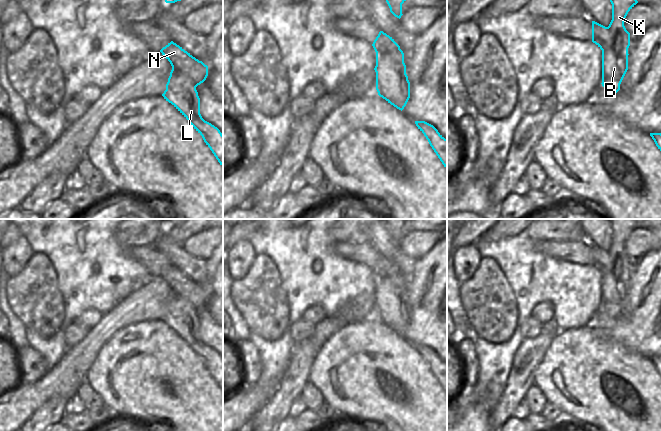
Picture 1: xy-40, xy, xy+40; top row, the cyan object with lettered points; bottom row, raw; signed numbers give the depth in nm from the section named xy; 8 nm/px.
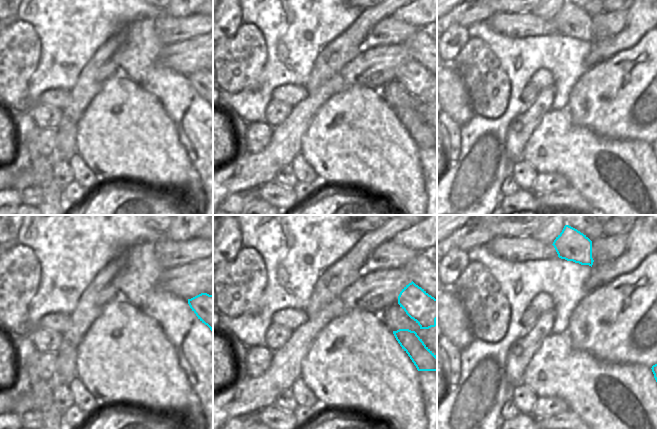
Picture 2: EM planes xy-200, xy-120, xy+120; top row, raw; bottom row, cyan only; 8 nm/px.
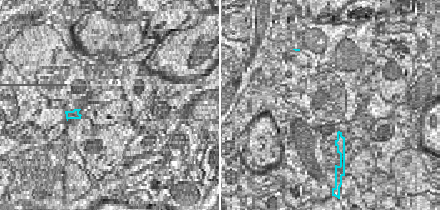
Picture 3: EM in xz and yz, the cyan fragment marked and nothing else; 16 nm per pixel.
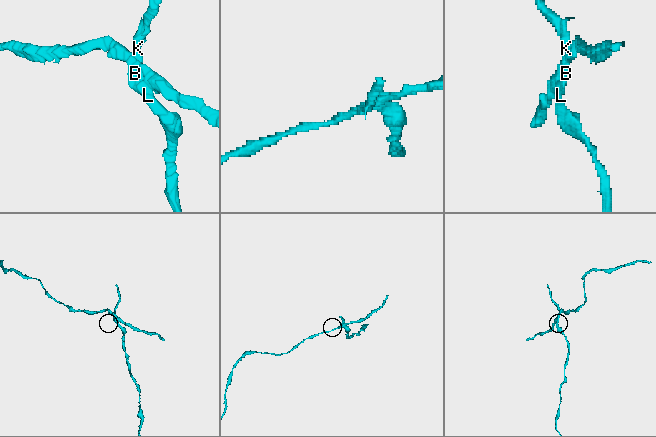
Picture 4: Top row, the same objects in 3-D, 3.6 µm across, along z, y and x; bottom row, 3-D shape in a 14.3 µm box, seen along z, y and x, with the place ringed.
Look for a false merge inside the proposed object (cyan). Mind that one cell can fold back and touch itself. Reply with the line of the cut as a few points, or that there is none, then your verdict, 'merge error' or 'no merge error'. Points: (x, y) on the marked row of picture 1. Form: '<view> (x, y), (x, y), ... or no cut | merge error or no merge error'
xy-40 (172, 66), (183, 72), (196, 86) | merge error

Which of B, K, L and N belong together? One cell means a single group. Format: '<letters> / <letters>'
B K L / N

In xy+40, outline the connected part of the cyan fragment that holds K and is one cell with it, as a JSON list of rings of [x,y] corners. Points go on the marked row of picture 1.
[[[610,0],[612,20],[608,26],[608,46],[602,51],[602,86],[611,93],[620,90],[620,84],[628,70],[630,33],[624,26],[628,12],[637,0]]]

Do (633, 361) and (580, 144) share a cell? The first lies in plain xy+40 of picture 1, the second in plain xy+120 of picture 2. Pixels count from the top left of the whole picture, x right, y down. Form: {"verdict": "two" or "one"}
{"verdict": "one"}

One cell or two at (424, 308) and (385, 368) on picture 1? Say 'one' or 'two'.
two

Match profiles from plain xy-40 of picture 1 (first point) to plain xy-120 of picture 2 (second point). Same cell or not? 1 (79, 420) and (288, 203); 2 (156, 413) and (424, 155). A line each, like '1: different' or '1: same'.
1: same
2: different

